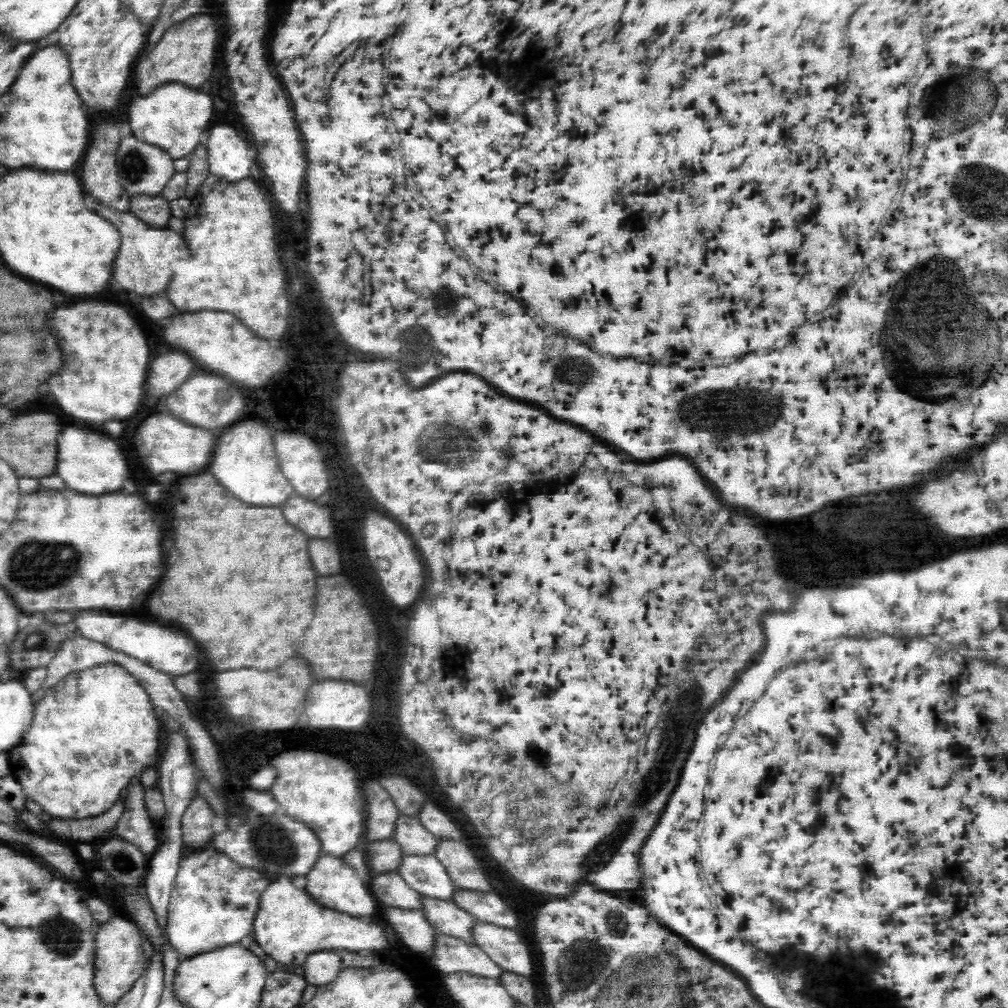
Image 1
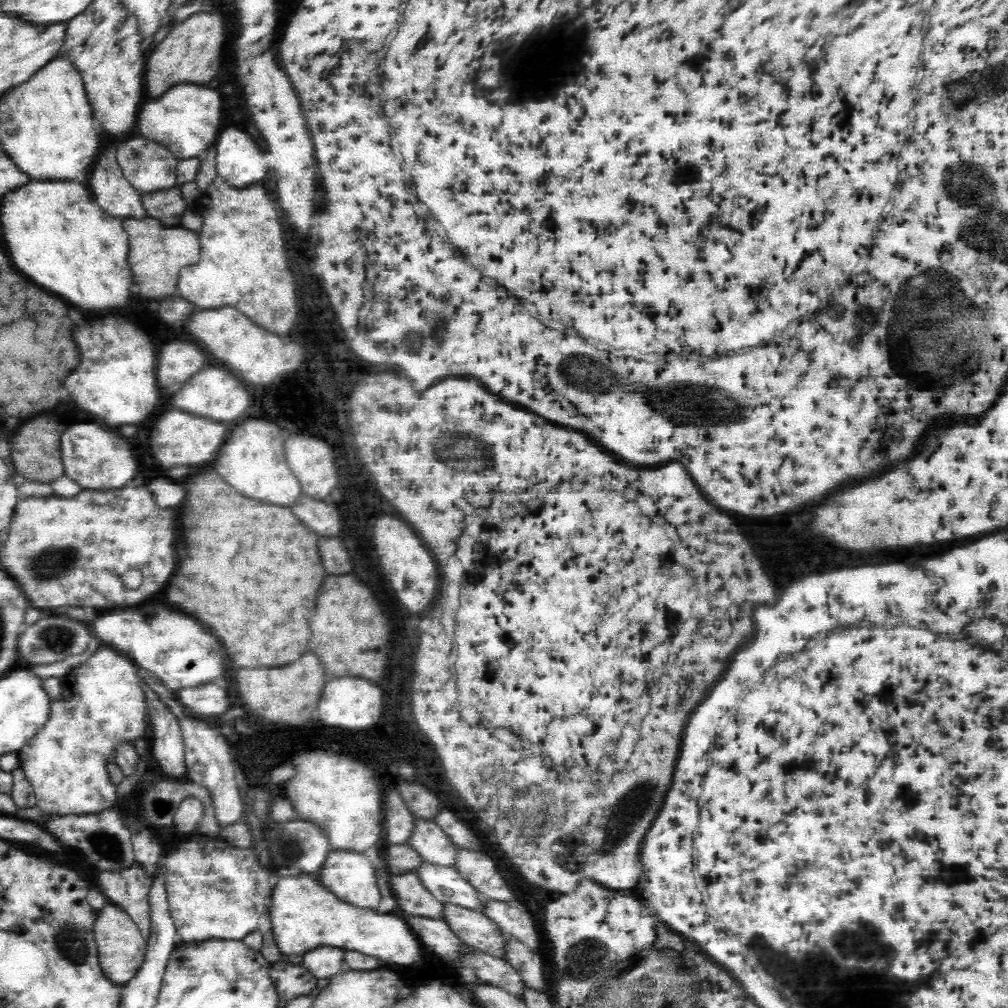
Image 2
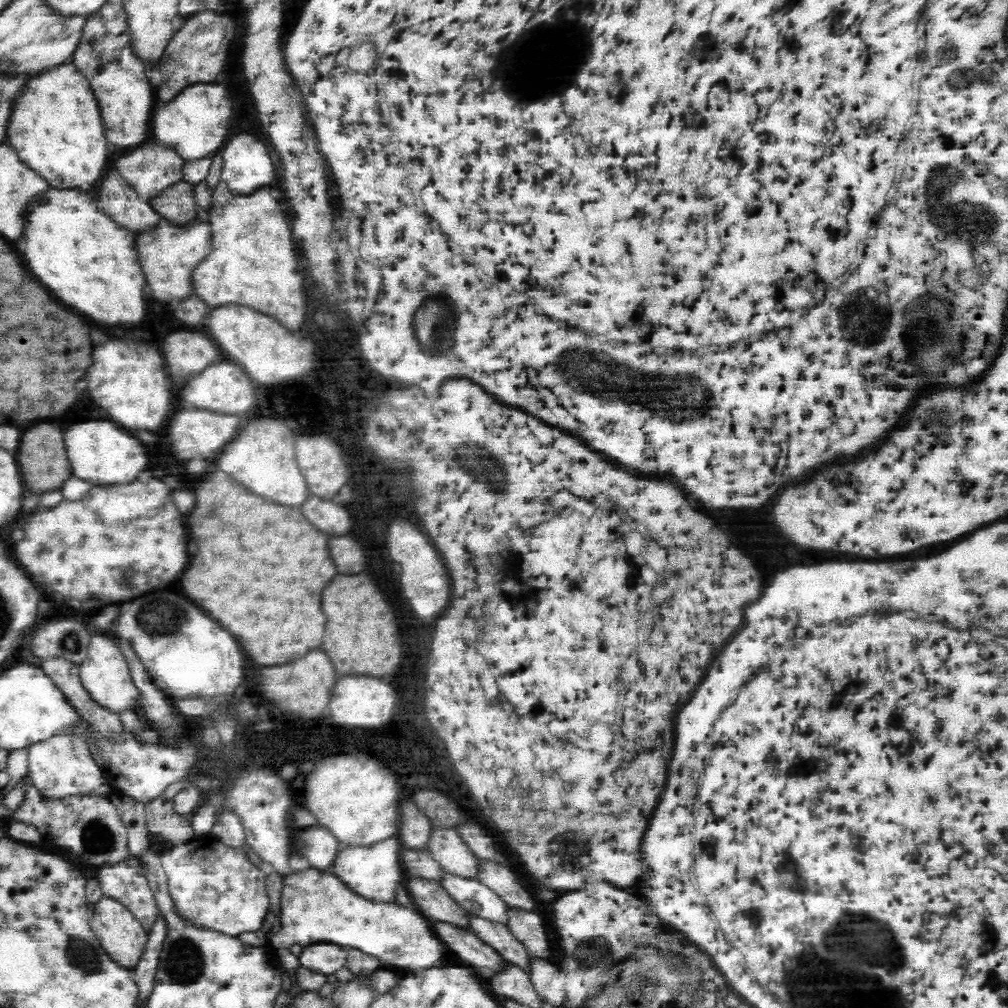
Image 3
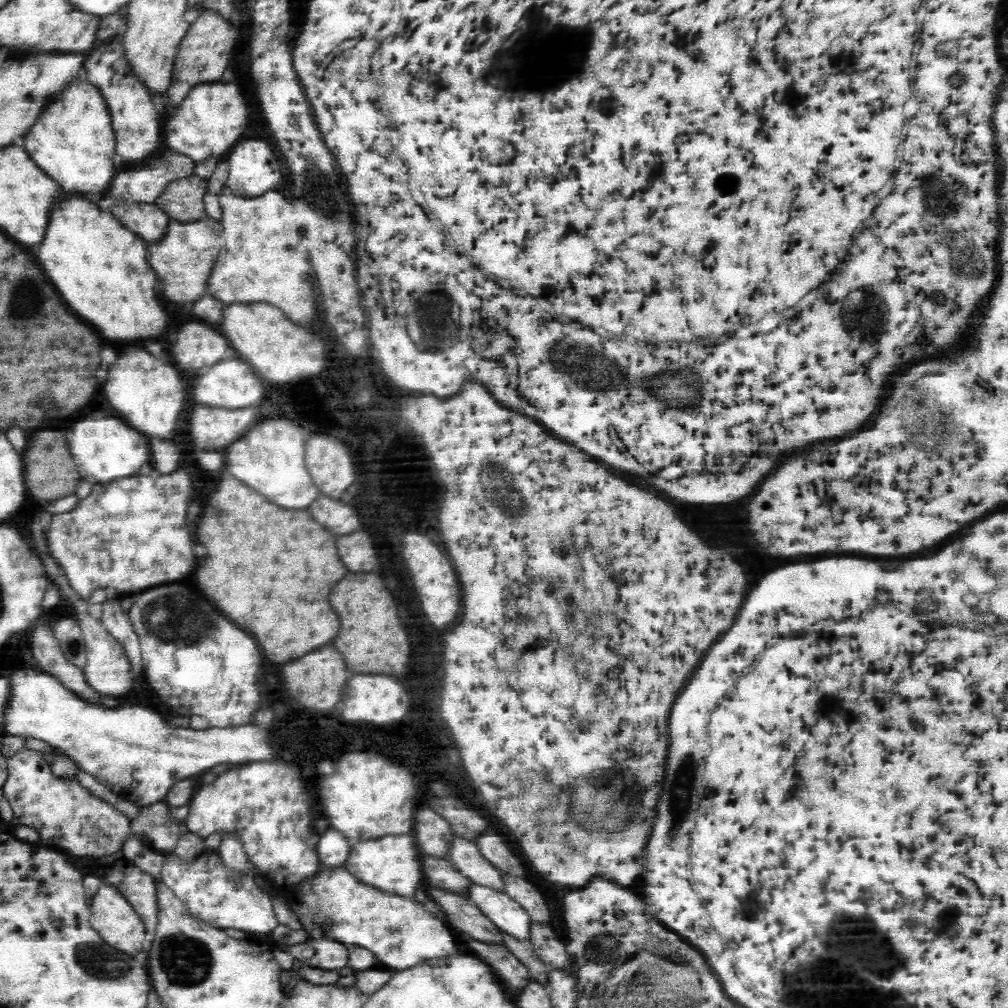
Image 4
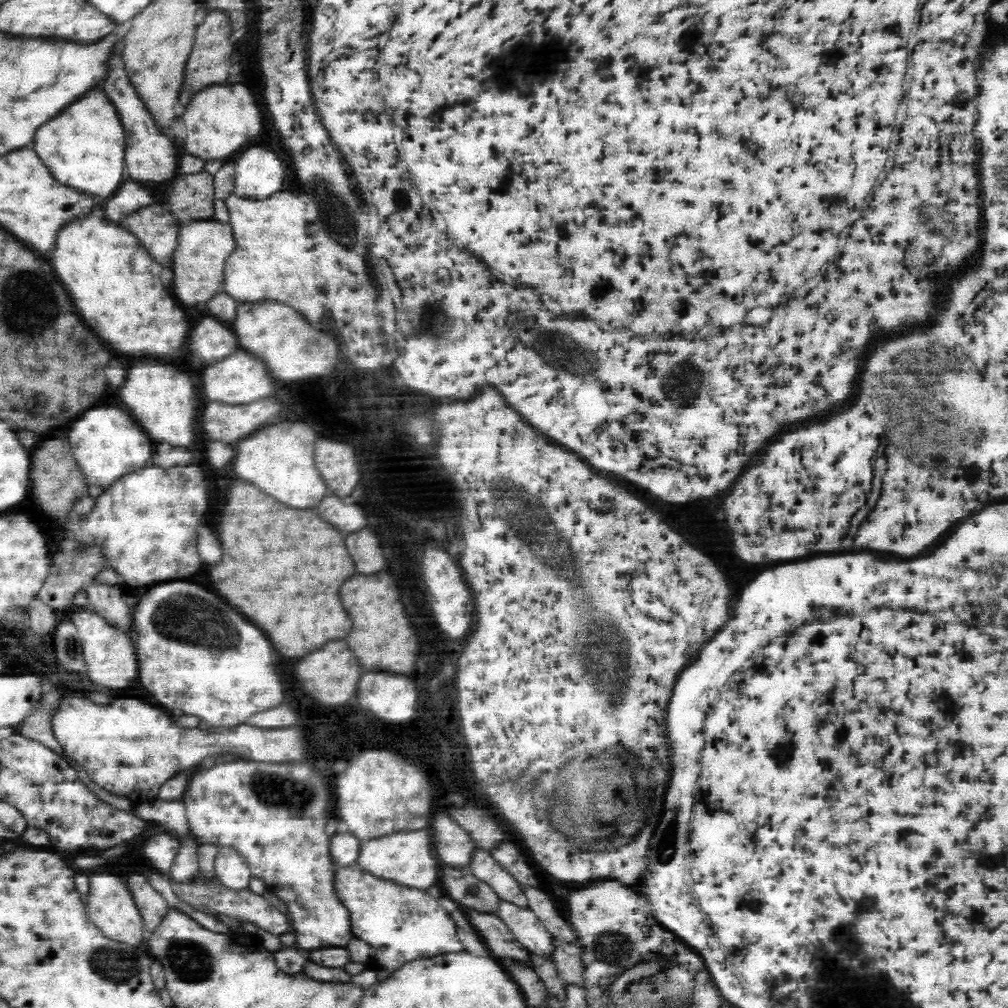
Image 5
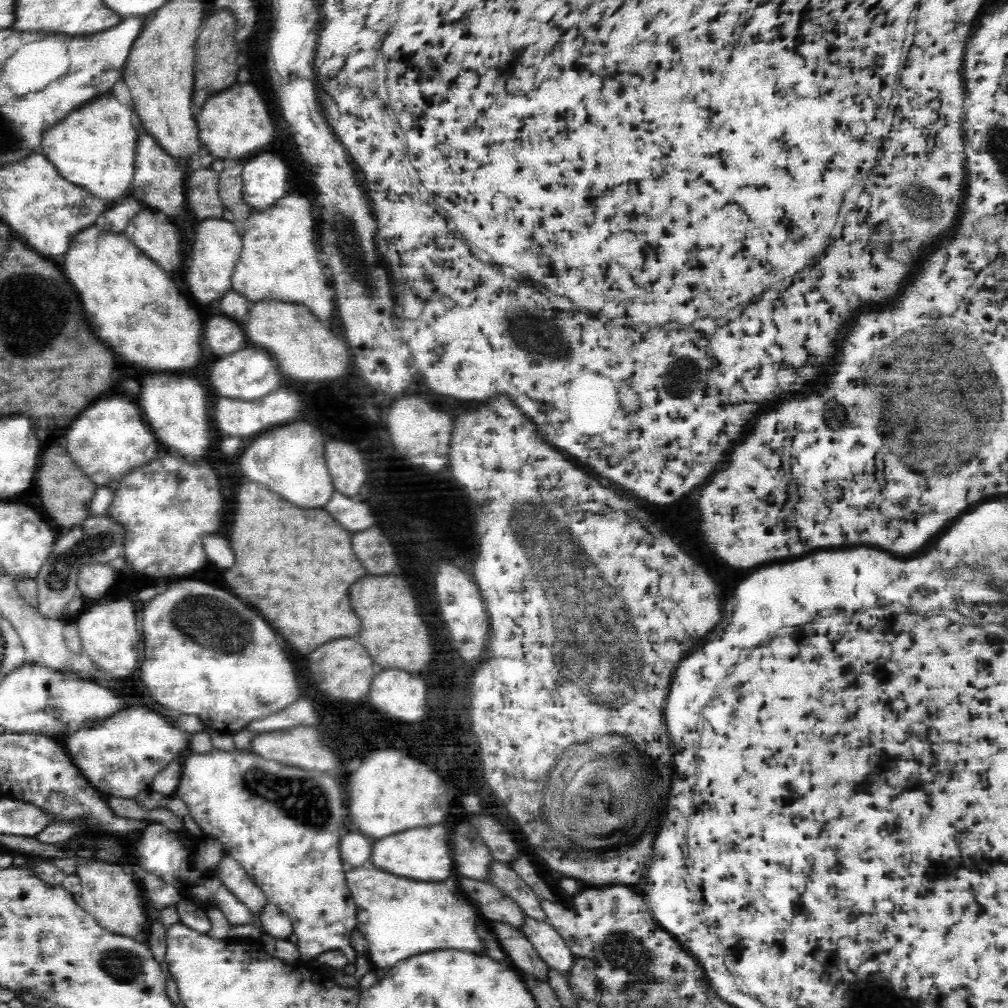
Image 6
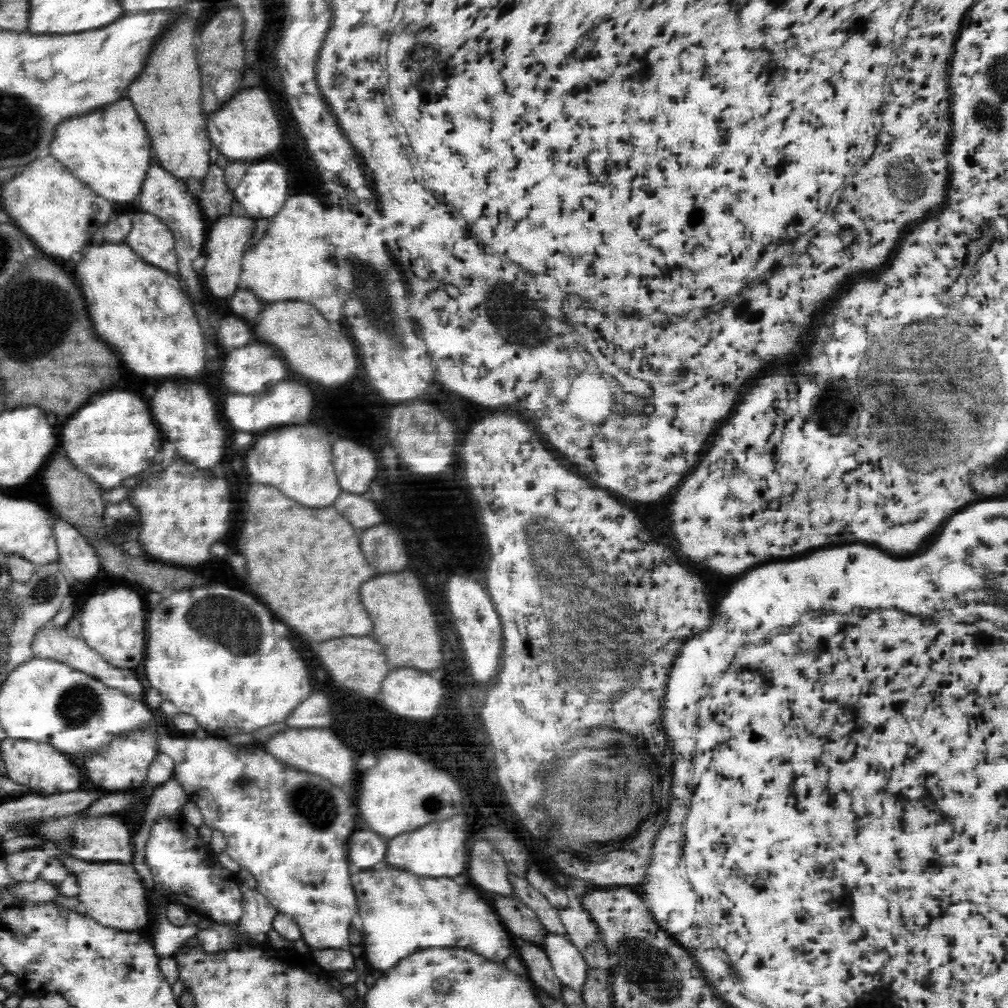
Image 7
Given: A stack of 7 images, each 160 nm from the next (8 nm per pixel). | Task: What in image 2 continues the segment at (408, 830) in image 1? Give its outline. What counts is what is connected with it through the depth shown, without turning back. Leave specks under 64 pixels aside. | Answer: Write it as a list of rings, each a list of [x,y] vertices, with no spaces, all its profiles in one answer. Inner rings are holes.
[[[414,818],[414,828],[406,844],[418,852],[424,863],[455,864],[456,846],[433,820]]]

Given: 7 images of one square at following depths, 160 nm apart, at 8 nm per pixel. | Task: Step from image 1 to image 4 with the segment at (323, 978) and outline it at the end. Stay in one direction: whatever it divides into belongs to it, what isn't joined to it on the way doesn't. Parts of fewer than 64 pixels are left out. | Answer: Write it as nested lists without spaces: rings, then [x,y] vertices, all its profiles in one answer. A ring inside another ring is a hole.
[[[324,938],[307,939],[304,944],[285,946],[283,949],[298,958],[302,965],[319,970],[339,970],[347,967],[348,949],[340,942],[324,940]]]

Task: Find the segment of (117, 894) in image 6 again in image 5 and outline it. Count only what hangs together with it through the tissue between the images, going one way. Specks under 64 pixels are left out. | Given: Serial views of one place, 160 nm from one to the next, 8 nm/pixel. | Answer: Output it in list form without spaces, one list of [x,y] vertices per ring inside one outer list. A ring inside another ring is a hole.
[[[111,873],[89,875],[91,887],[89,888],[88,904],[85,906],[89,922],[110,940],[119,941],[121,944],[128,944],[132,947],[140,947],[143,939],[147,939],[148,934],[143,926],[143,918],[127,887],[127,881],[119,875]]]

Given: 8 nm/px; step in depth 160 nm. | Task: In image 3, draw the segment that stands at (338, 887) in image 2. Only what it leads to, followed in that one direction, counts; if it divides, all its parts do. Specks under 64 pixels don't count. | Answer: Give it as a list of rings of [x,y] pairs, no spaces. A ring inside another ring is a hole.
[[[396,836],[381,840],[371,845],[351,845],[337,851],[329,872],[337,877],[357,896],[367,900],[382,901],[384,904],[395,900],[396,882],[405,880],[402,861],[400,860],[400,841]]]

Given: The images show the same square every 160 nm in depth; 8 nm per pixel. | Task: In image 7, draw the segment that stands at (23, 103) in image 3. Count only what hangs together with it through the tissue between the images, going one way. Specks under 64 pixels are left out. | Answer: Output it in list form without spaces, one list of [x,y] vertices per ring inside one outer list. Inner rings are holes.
[[[122,98],[96,111],[60,122],[47,153],[111,204],[126,202],[132,205],[140,194],[140,184],[147,176],[153,156],[151,140],[142,122],[139,115],[136,116],[132,101]]]

